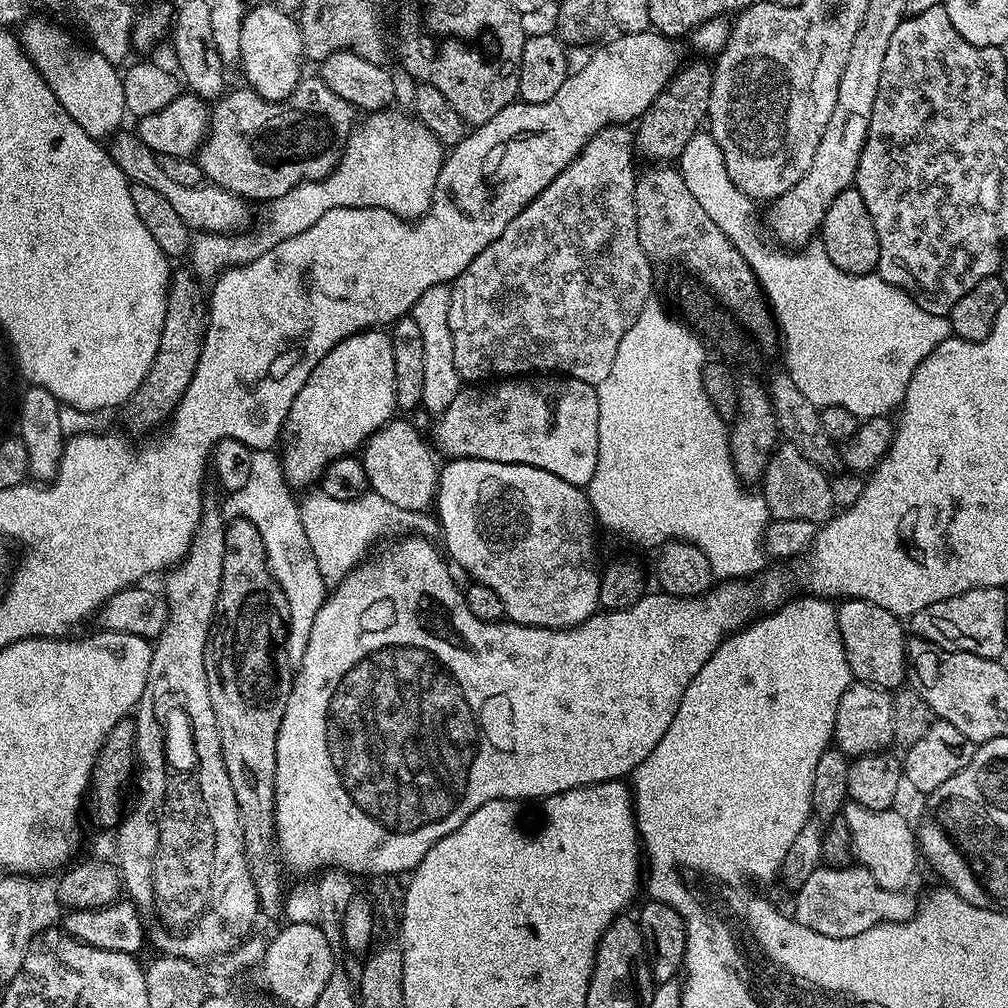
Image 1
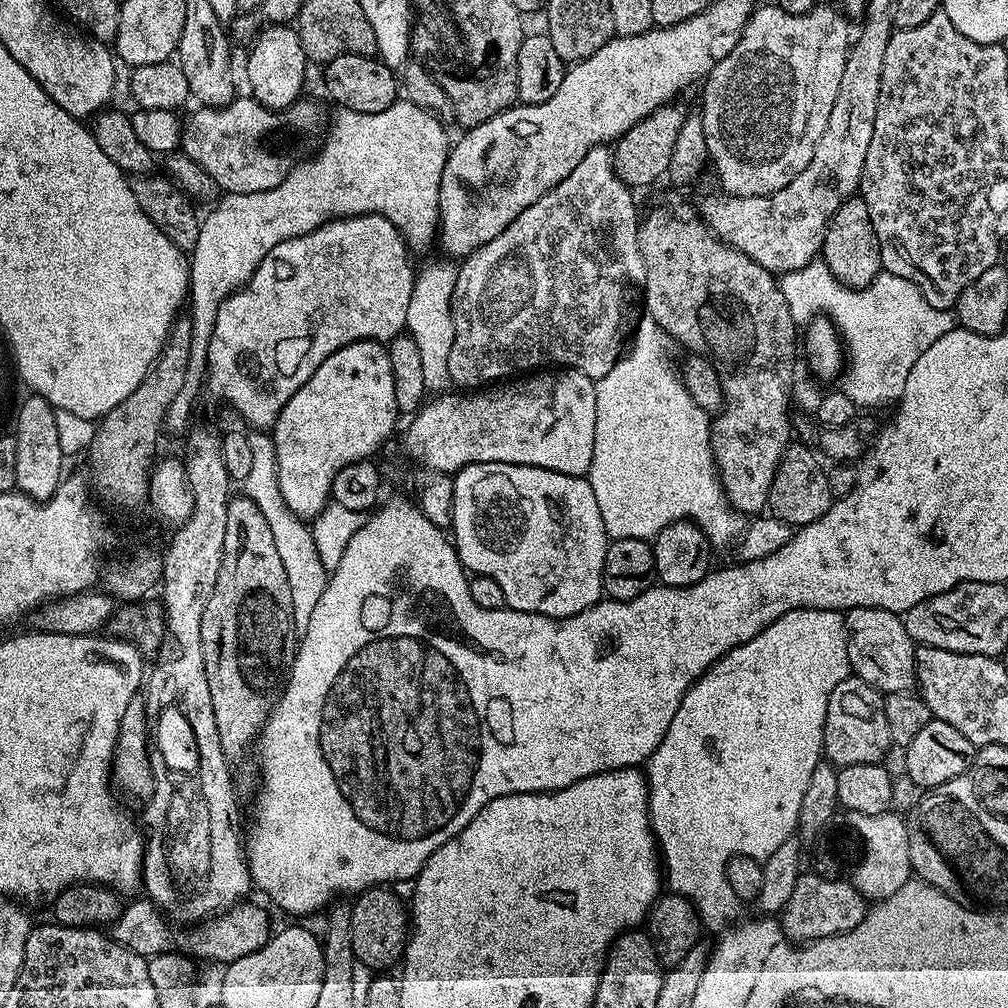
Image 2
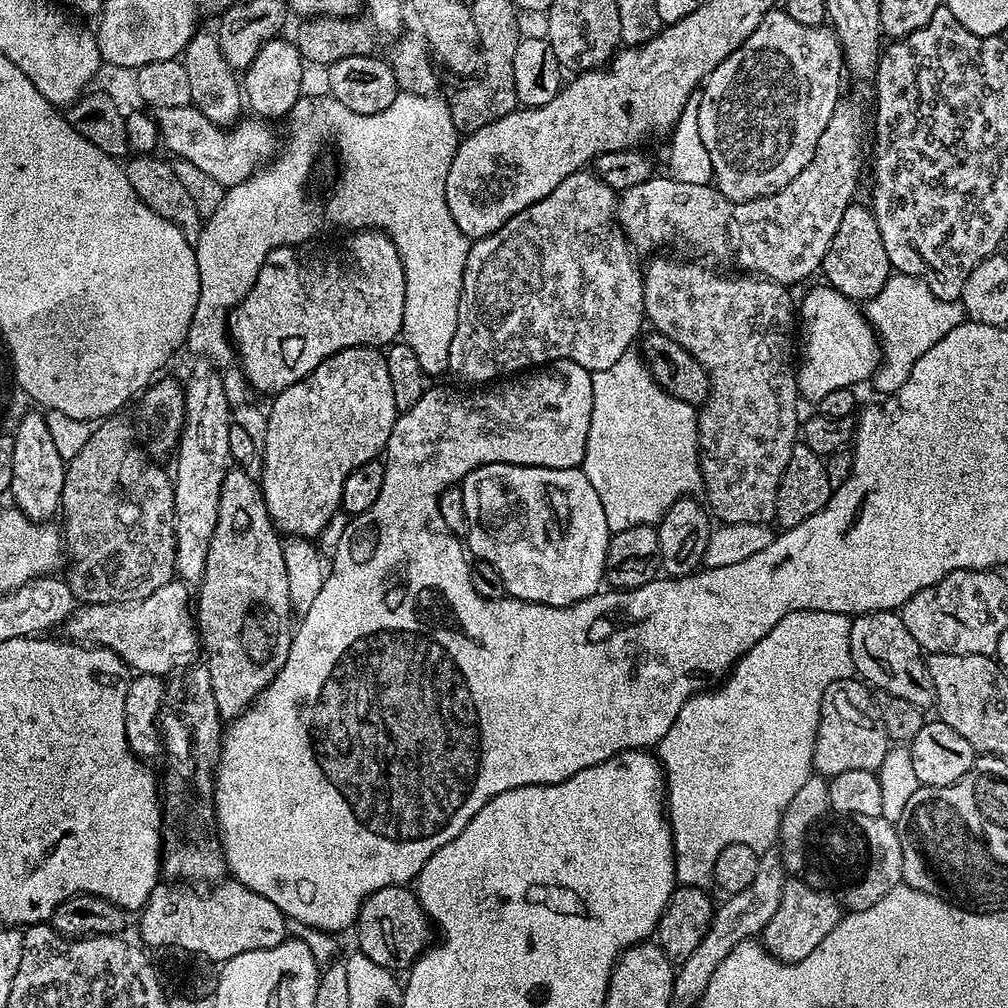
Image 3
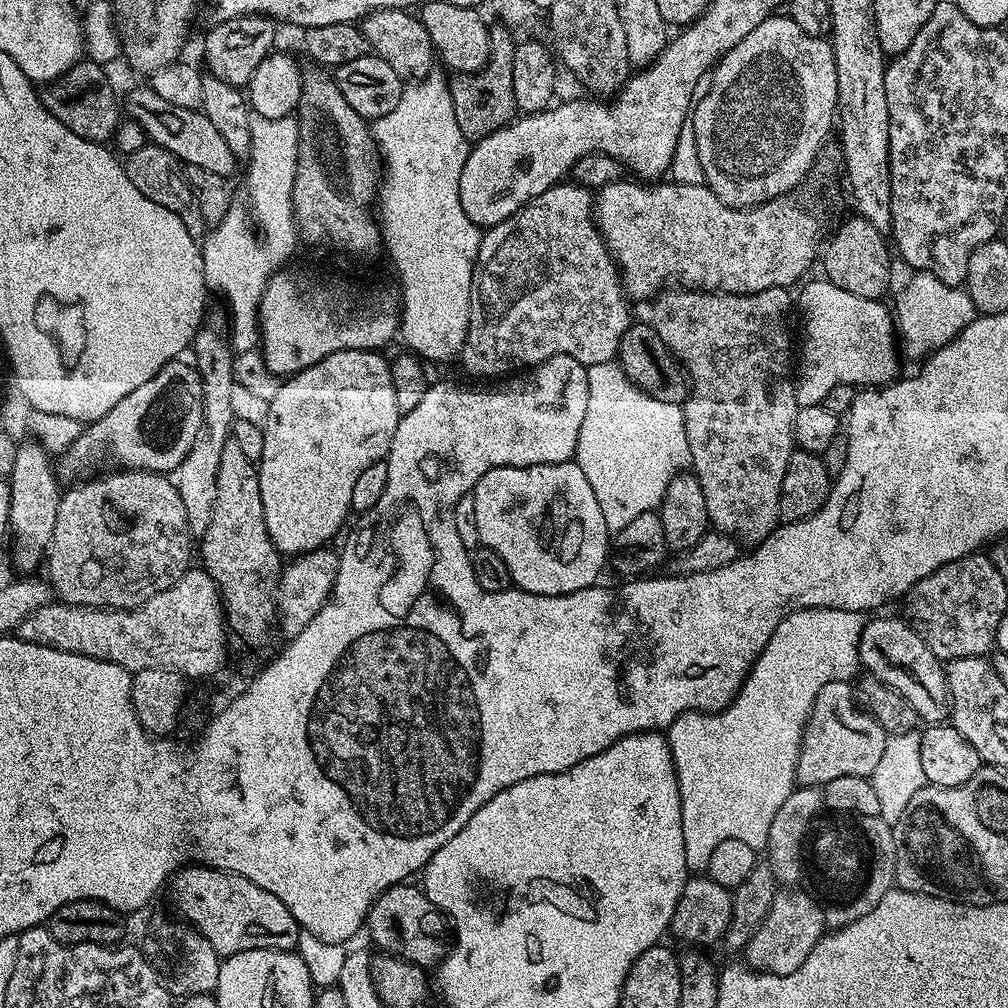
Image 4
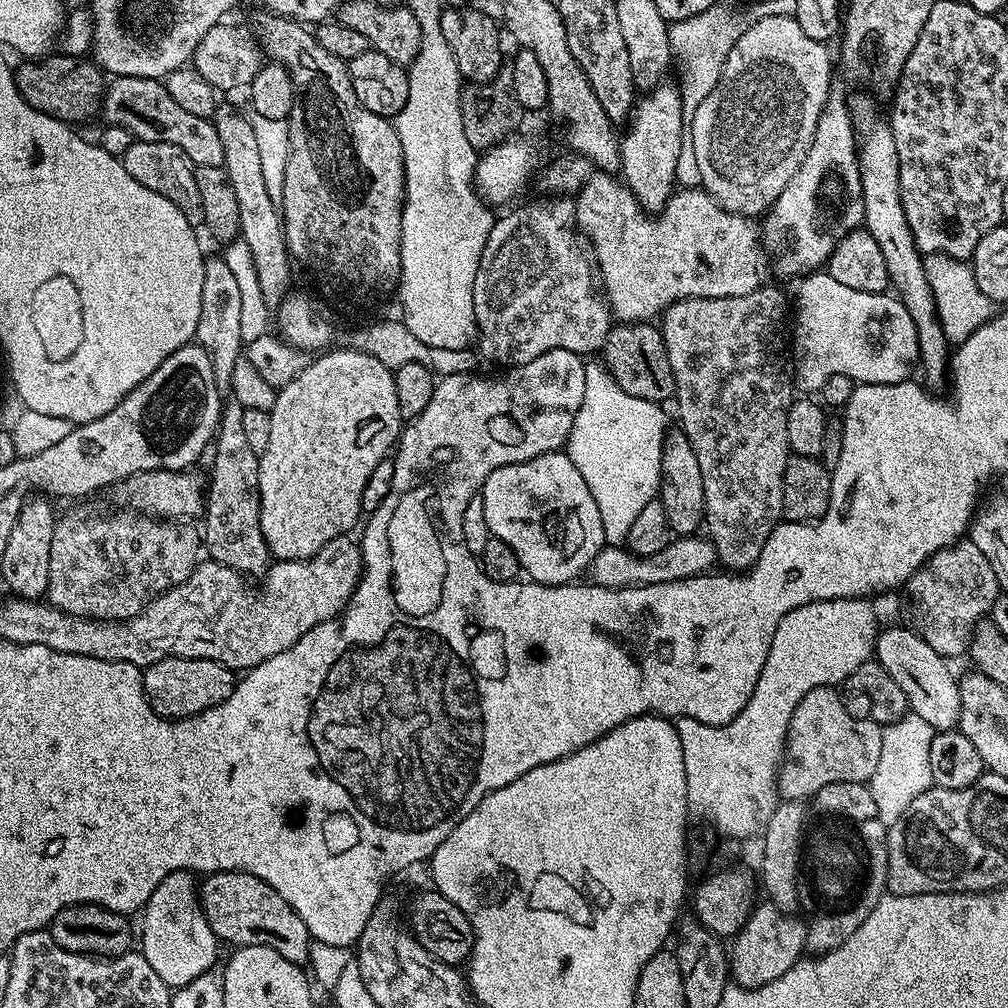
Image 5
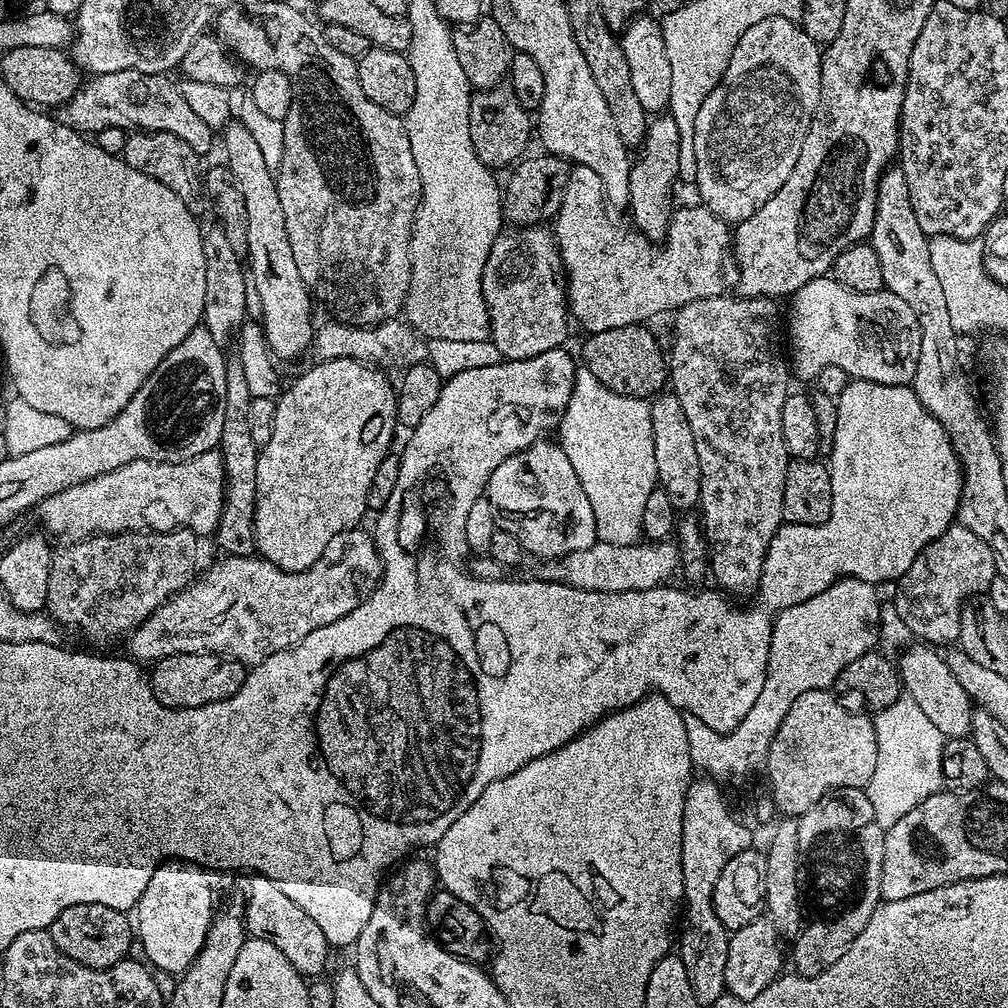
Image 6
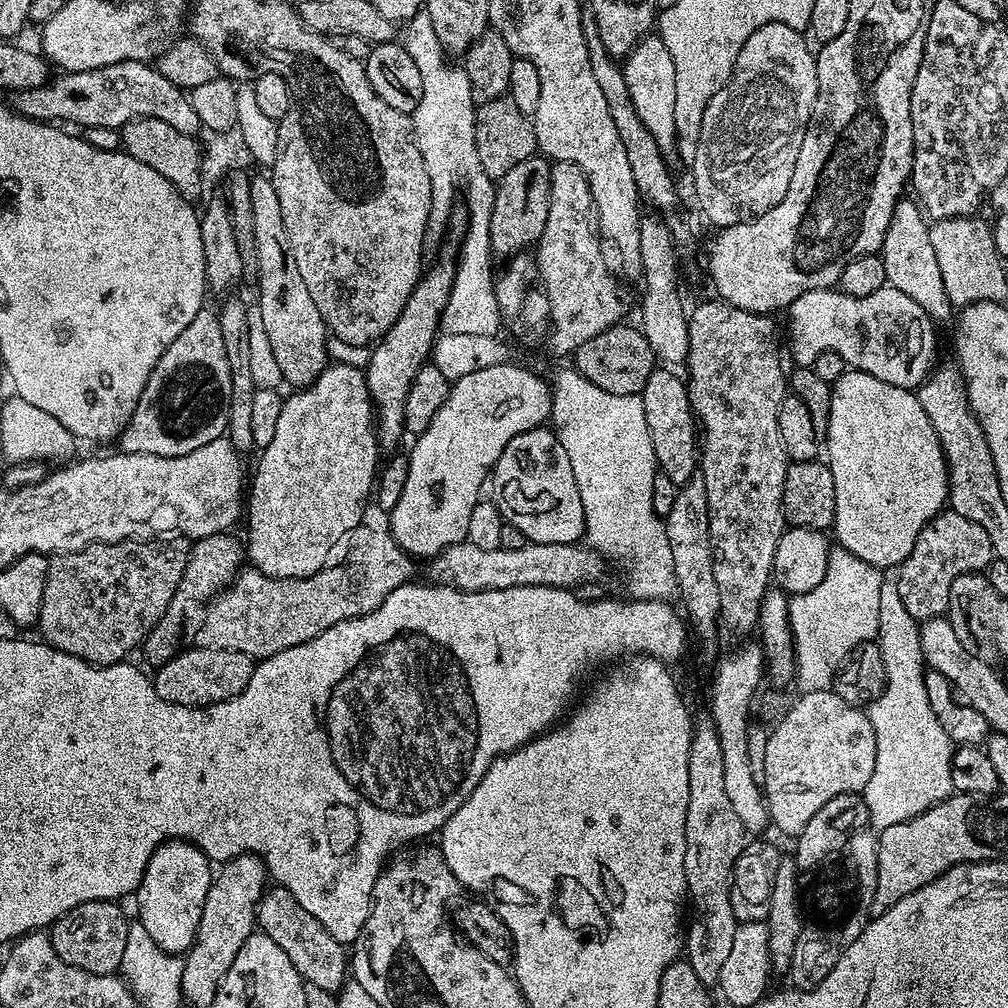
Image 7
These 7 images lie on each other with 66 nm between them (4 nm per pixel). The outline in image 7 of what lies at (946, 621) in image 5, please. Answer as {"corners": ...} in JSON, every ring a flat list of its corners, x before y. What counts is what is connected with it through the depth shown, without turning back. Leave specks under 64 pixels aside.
{"corners":[[951,510,939,512,933,520,928,521,922,534,918,534,914,550,910,550,910,554,898,566,900,574,895,577,898,591,916,621,944,616,954,580,959,575,983,573,993,559,990,534,986,534,978,522,970,522,970,518]]}

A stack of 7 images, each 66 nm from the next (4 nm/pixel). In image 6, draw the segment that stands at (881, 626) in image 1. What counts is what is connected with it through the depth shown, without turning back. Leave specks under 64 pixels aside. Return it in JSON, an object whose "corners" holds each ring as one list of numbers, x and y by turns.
{"corners":[[923,642,913,643,900,657,905,656,898,660,900,681,906,694,918,704,922,714,938,726,945,738,962,740,971,733,974,705,966,690,962,690,958,678,954,678,954,670,950,670,947,659,936,652,939,651,935,647]]}

